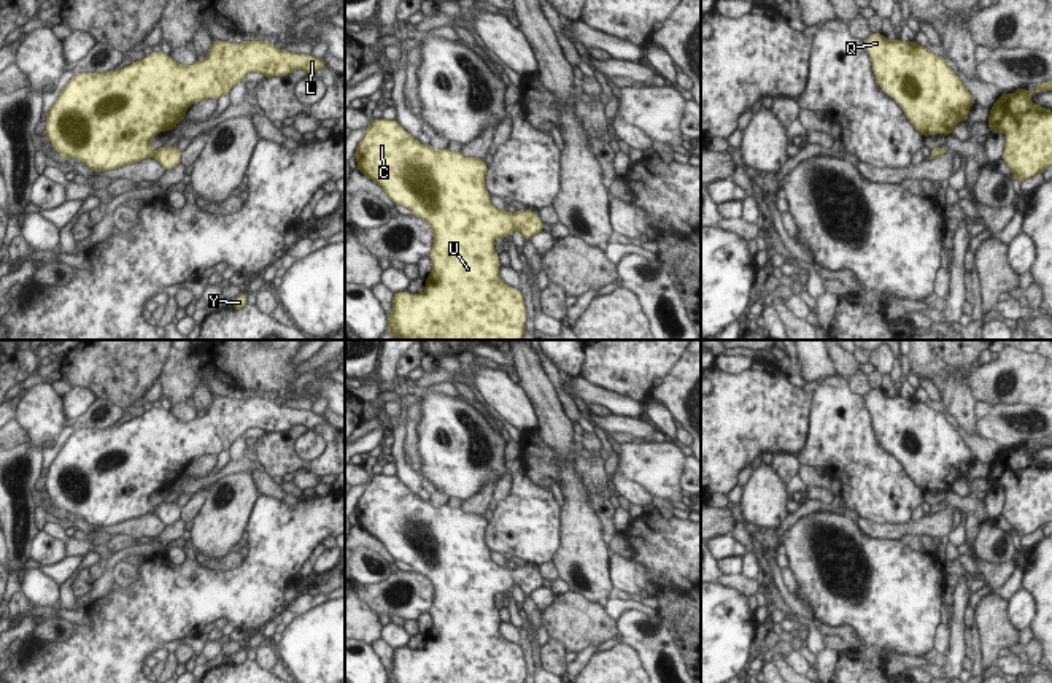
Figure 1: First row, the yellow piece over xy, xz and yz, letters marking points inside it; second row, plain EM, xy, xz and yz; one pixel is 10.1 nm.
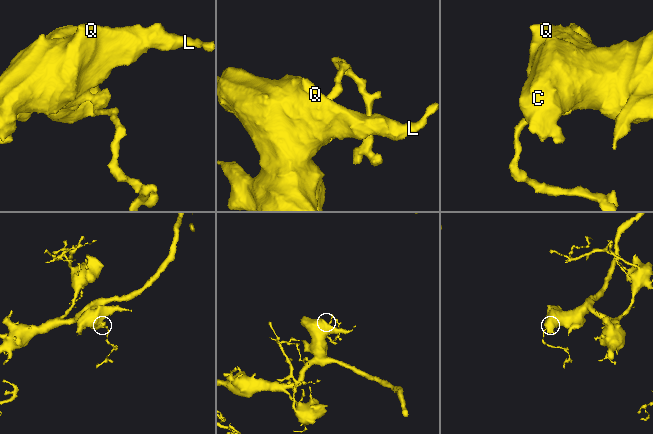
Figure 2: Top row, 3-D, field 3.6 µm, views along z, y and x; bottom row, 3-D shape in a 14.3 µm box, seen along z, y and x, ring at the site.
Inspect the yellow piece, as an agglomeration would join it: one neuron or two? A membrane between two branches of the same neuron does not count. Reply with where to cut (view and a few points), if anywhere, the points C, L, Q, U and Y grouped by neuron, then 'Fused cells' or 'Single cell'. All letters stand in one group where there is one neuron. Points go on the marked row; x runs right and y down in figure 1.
No split. Groups: C L Q U Y. Single cell

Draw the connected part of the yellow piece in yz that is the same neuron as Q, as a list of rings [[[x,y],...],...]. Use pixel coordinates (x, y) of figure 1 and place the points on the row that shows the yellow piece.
[[[880,33],[864,43],[877,84],[901,105],[923,137],[950,135],[957,122],[968,119],[974,98],[946,59],[915,41],[890,41]]]

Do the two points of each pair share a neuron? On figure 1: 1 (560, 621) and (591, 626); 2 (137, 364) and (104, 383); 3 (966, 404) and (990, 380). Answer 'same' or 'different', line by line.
1: same
2: same
3: different

